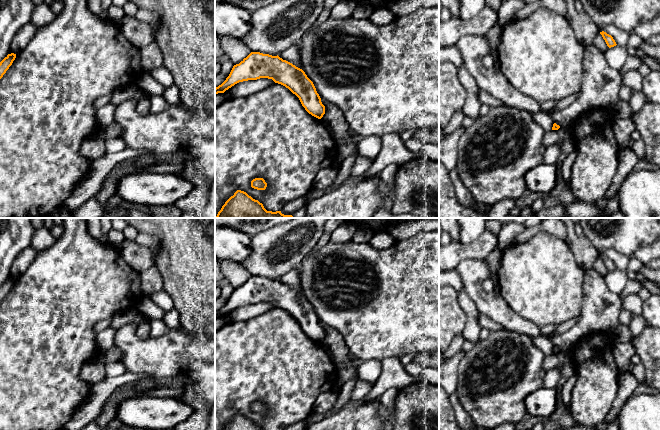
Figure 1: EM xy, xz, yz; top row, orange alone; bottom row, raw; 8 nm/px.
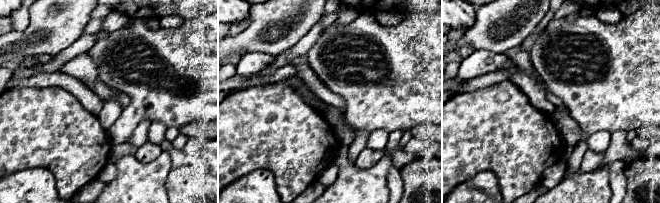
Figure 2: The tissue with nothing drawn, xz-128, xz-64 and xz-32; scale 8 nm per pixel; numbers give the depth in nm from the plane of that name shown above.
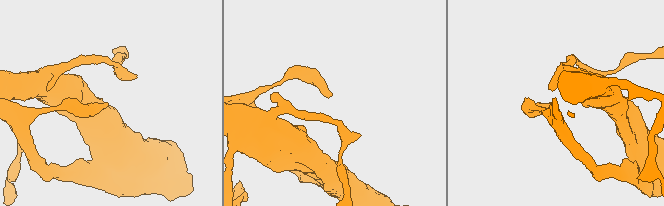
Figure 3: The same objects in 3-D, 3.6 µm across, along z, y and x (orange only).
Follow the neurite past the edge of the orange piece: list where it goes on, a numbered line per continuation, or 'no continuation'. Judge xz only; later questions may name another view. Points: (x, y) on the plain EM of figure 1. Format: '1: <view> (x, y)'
no continuation

